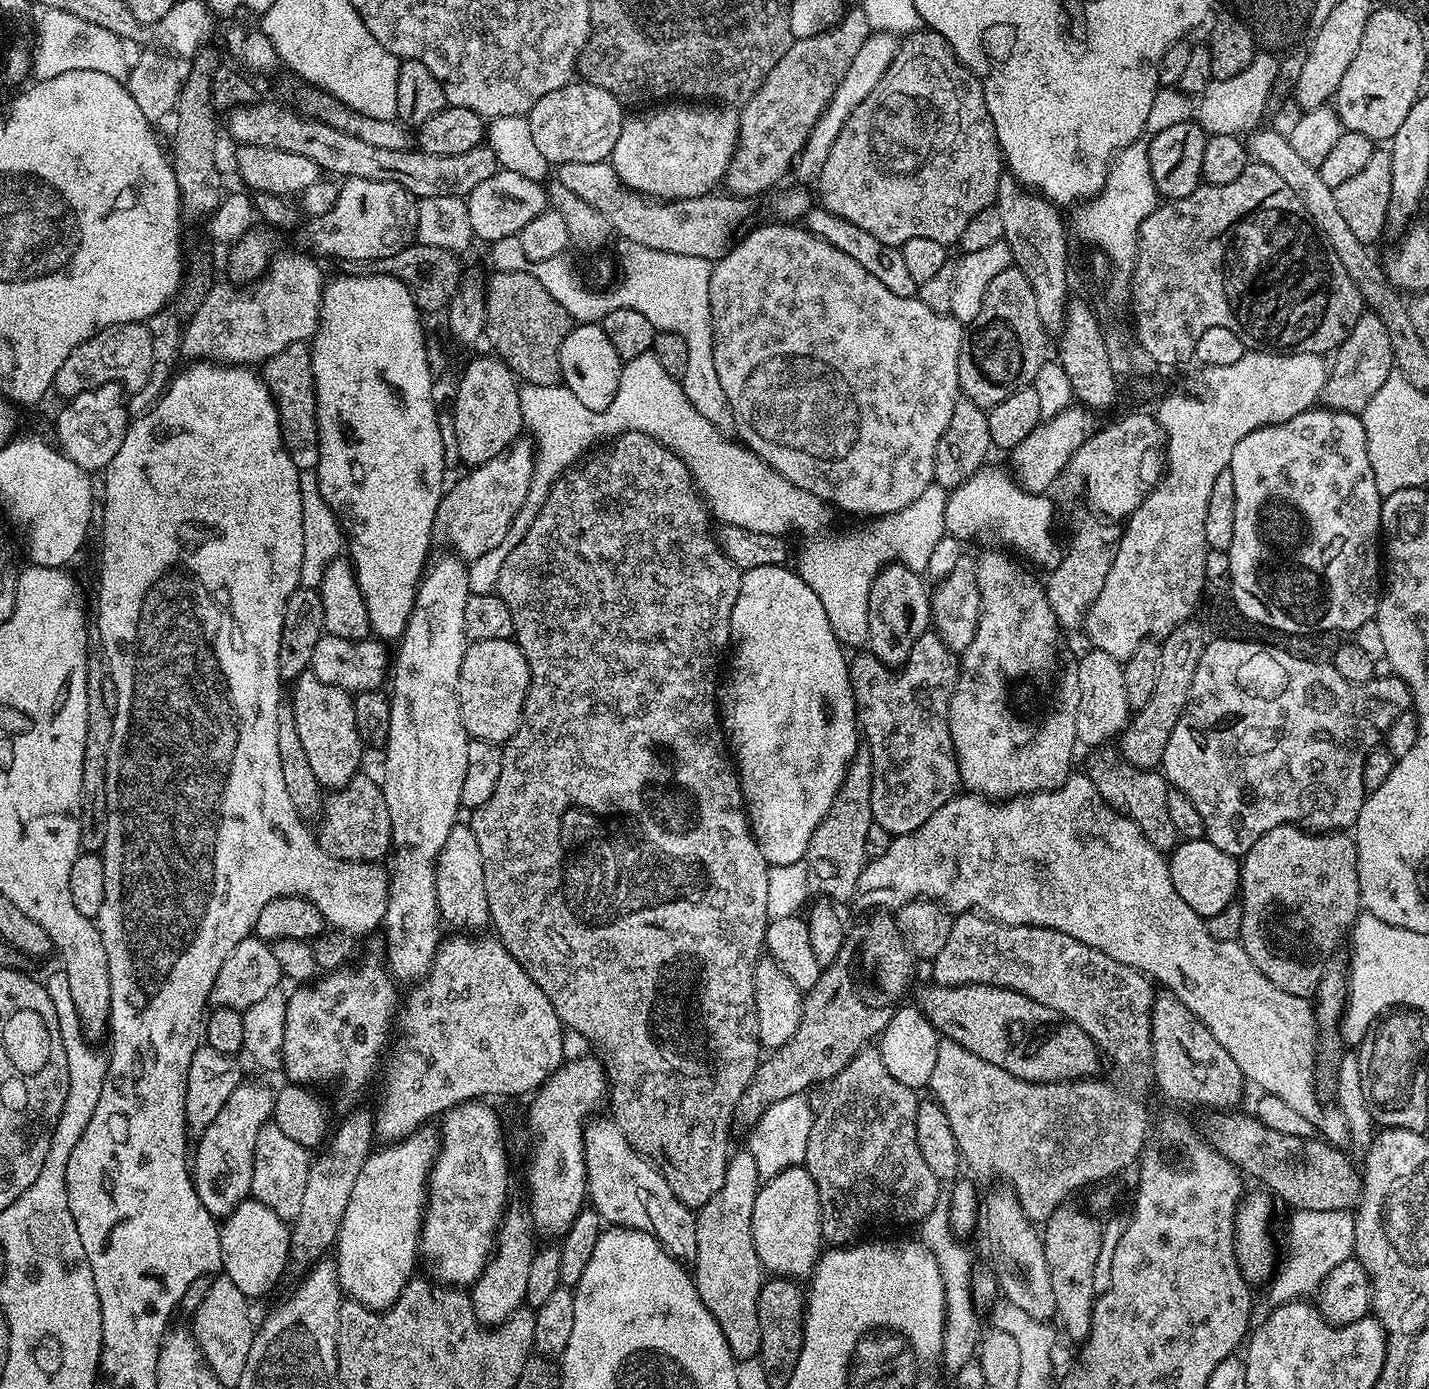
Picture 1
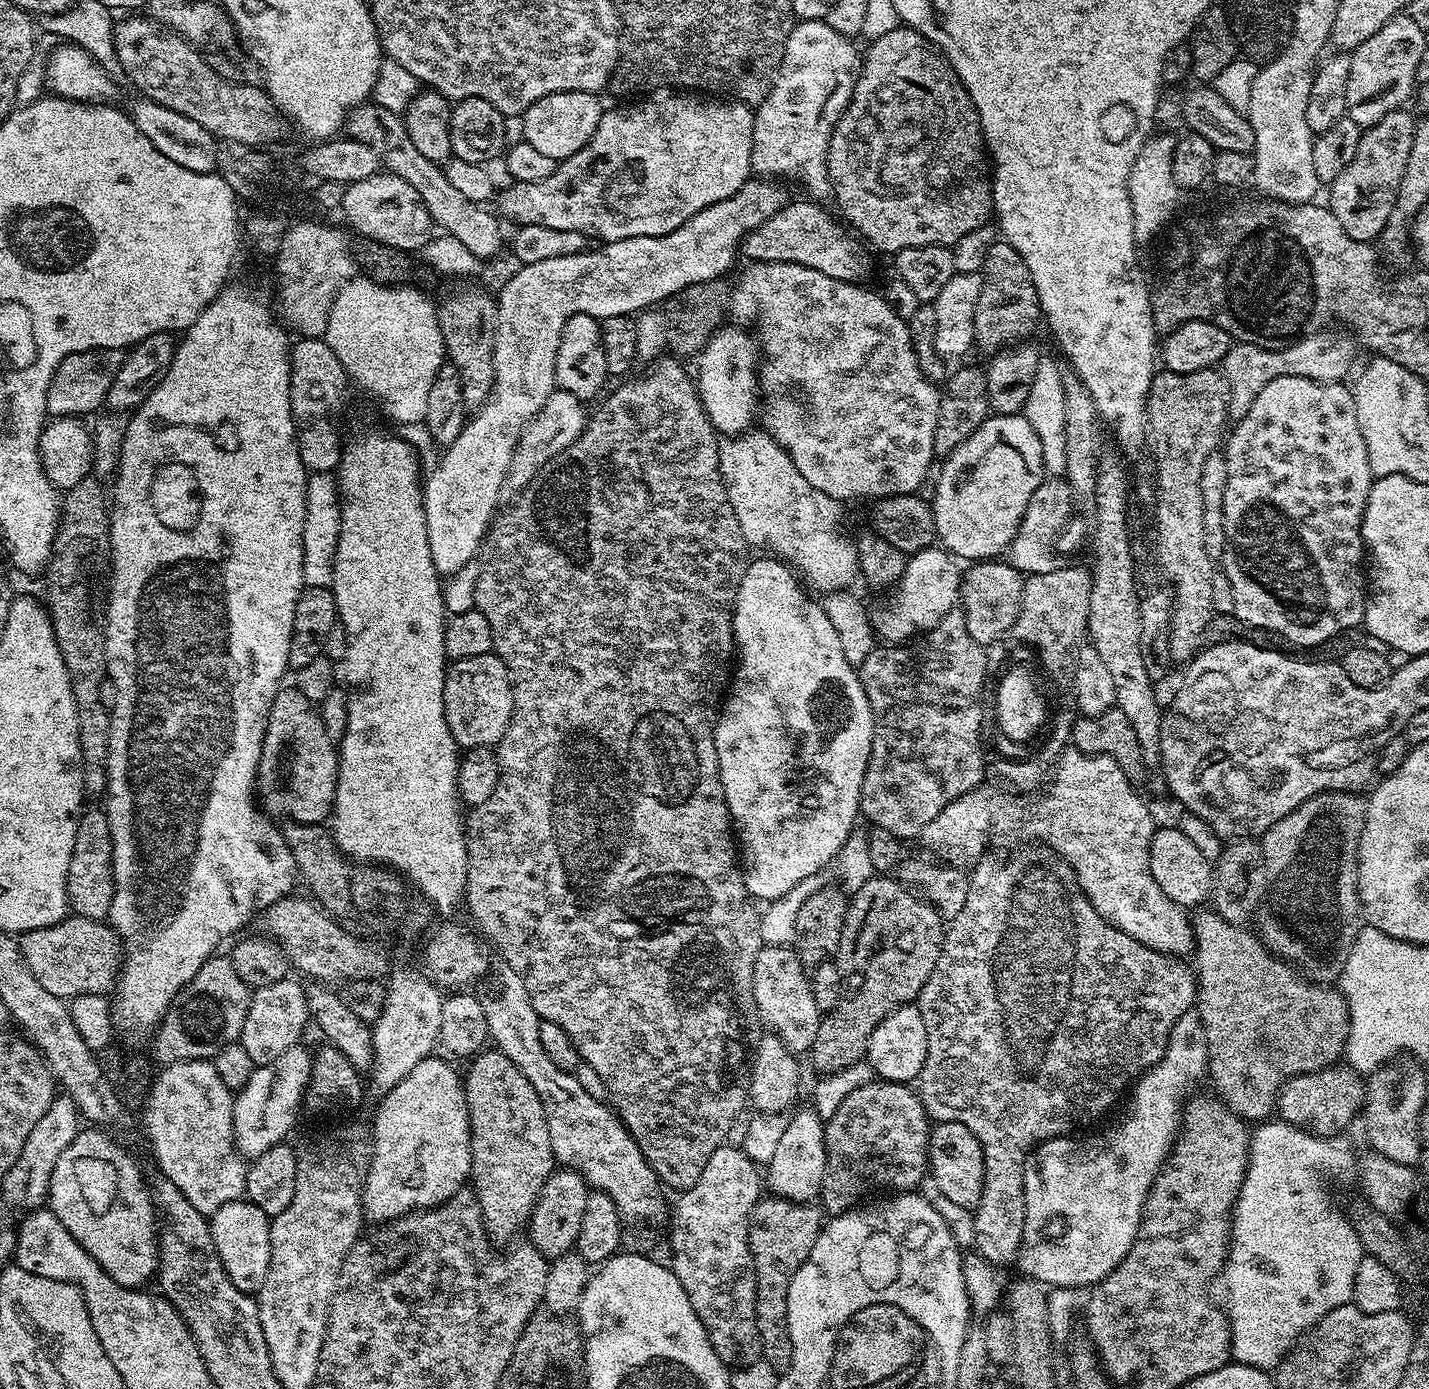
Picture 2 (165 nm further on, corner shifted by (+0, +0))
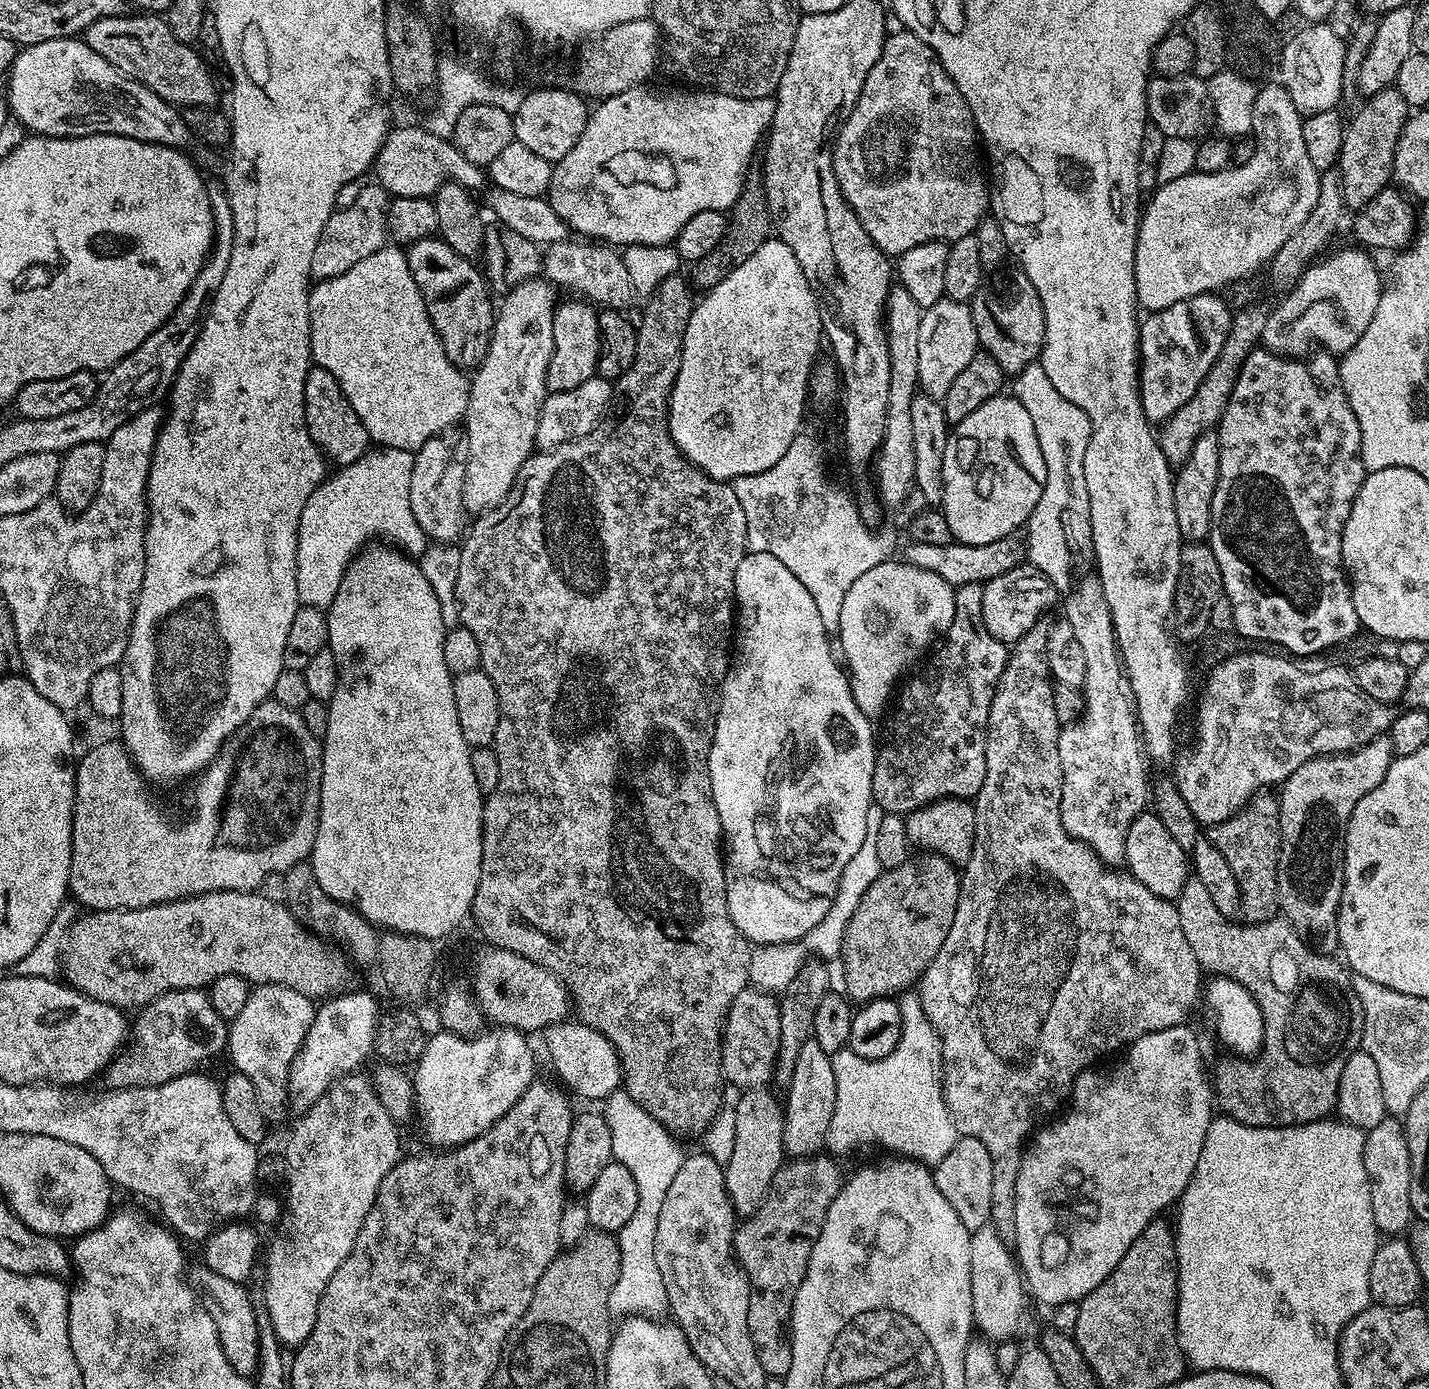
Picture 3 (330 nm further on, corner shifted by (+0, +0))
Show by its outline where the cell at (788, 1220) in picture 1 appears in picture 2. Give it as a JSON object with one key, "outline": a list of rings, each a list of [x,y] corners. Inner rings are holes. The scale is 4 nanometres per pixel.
{"outline":[[[812,1106],[802,1109],[801,1112],[795,1112],[787,1117],[782,1138],[778,1139],[772,1155],[767,1157],[766,1188],[773,1196],[806,1204],[819,1197],[822,1178],[826,1174],[825,1121],[820,1119],[820,1115]]]}

